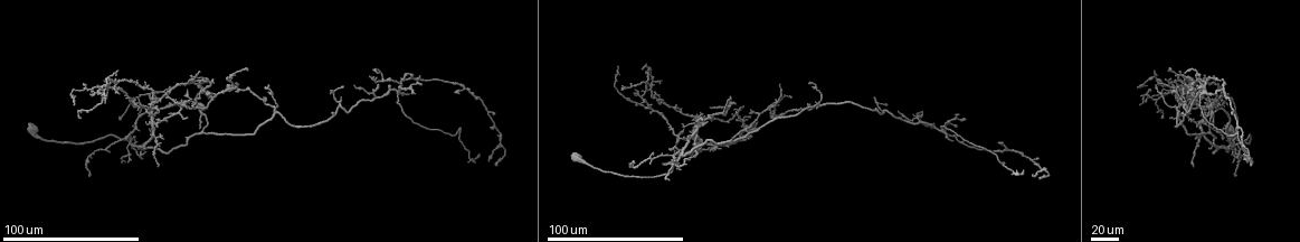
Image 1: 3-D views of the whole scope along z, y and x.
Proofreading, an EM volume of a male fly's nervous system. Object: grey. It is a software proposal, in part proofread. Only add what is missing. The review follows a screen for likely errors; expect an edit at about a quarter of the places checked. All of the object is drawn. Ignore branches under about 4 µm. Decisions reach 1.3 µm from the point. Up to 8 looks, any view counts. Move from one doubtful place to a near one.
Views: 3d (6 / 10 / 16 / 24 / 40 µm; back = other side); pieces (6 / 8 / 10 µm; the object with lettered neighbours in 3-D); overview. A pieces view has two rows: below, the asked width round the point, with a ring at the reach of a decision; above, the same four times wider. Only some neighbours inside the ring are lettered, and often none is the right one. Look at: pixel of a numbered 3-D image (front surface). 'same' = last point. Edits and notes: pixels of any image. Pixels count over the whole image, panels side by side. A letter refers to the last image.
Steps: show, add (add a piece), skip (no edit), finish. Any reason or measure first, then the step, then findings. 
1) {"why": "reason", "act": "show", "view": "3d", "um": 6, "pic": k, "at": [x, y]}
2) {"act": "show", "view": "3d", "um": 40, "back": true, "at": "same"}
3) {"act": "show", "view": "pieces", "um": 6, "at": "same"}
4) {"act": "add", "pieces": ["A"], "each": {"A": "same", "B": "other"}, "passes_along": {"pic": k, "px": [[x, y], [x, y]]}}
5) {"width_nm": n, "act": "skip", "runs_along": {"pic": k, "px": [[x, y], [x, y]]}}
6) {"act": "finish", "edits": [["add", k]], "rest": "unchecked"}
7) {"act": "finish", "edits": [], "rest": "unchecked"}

{"why": "free end", "act": "show", "view": "3d", "um": 24, "pic": 1, "at": [184, 117]}

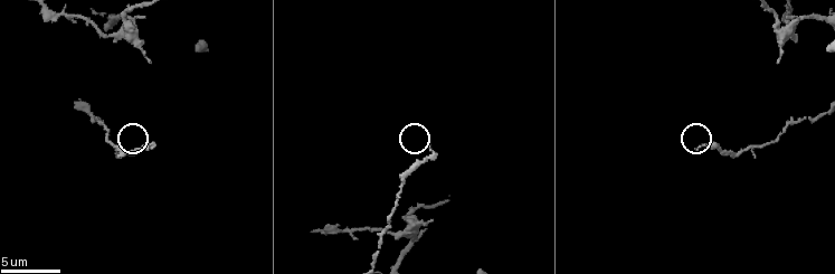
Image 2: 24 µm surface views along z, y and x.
{"why": "what lies round it", "act": "show", "view": "pieces", "um": 10, "pic": 2, "at": [697, 150]}

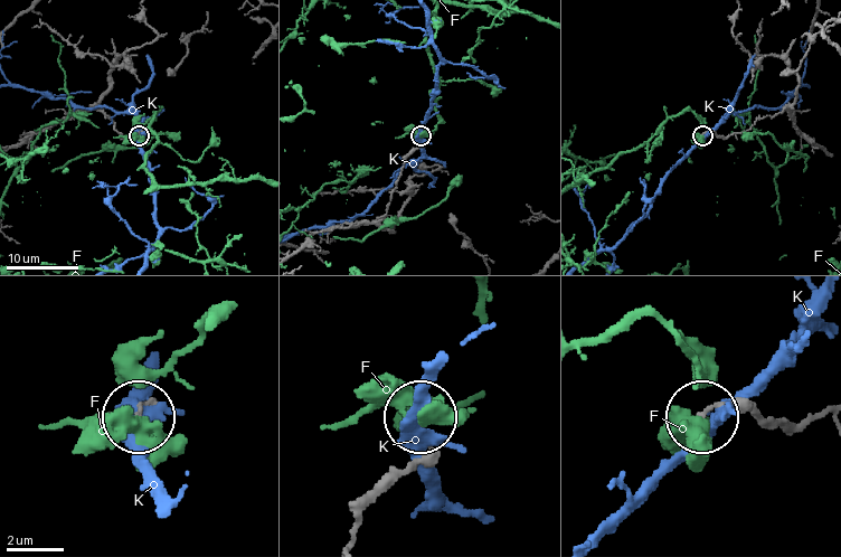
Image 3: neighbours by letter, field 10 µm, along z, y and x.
{"act": "skip", "each": {"F": "other", "K": "other"}, "found": "no lettered piece goes on from it"}

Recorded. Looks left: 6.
{"why": "end of a long branch", "act": "show", "view": "3d", "um": 40, "pic": 1, "at": [1234, 144]}

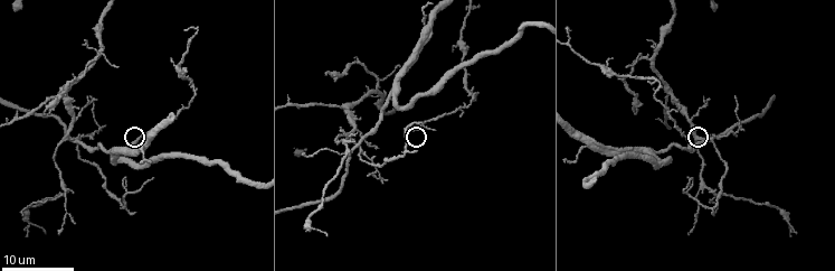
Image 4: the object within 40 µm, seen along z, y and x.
{"why": "see the neighbours", "act": "show", "view": "pieces", "um": 10, "pic": 4, "at": [691, 148]}

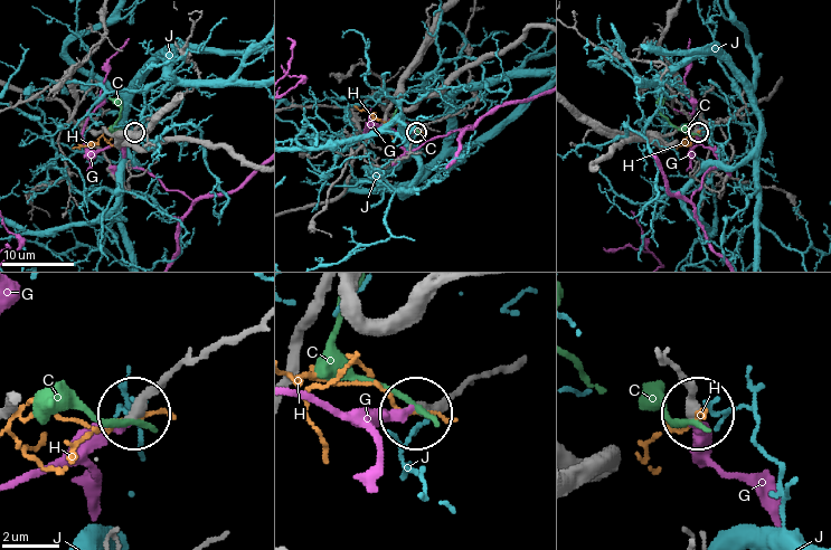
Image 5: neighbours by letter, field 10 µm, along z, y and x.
{"act": "skip", "each": {"C": "other", "G": "other", "H": "other", "J": "other"}, "runs_along": {"pic": 5, "px": [[491, 371], [422, 411]]}, "found": "no lettered piece goes on from it"}

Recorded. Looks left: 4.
{"why": "branch stops here", "act": "show", "view": "3d", "um": 40, "pic": 1, "at": [149, 85]}

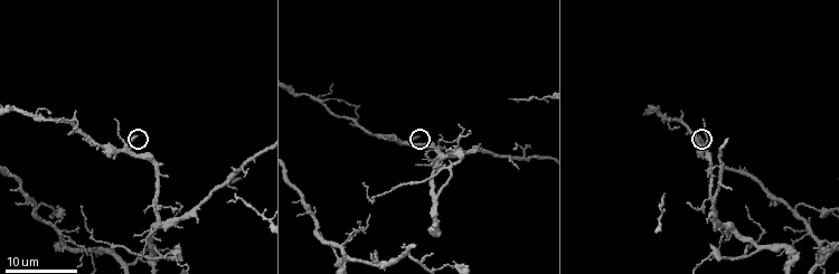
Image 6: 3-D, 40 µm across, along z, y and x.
{"why": "zoom in", "act": "show", "view": "3d", "um": 6, "pic": 6, "at": [699, 137]}

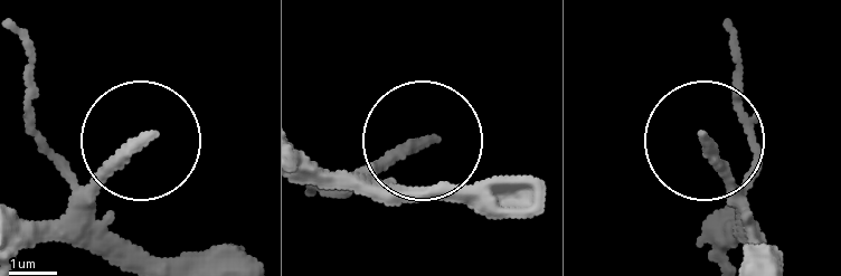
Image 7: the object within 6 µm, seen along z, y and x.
{"why": "see the neighbours", "act": "show", "view": "pieces", "um": 8, "pic": 7, "at": [706, 138]}

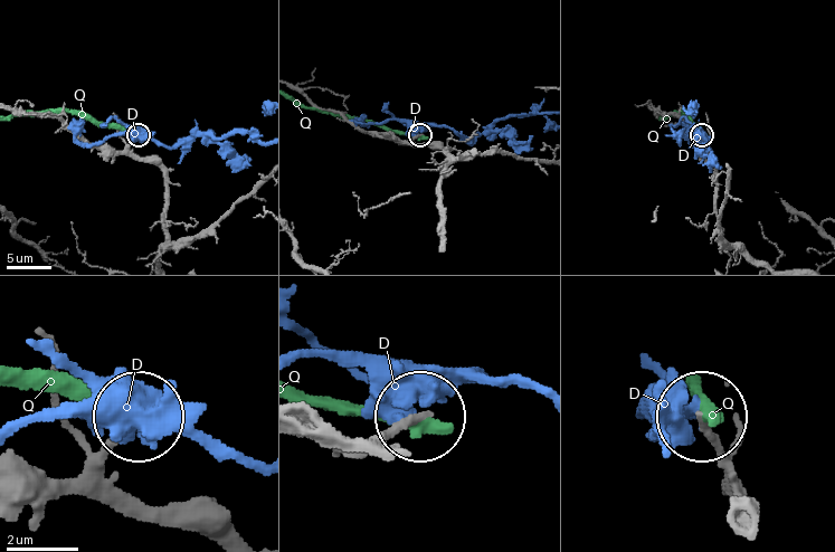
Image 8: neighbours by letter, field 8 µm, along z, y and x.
{"act": "skip", "each": {"D": "other", "Q": "other"}, "found": "none of them fits"}

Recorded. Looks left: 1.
{"act": "finish", "edits": [], "rest": "unchecked"}

